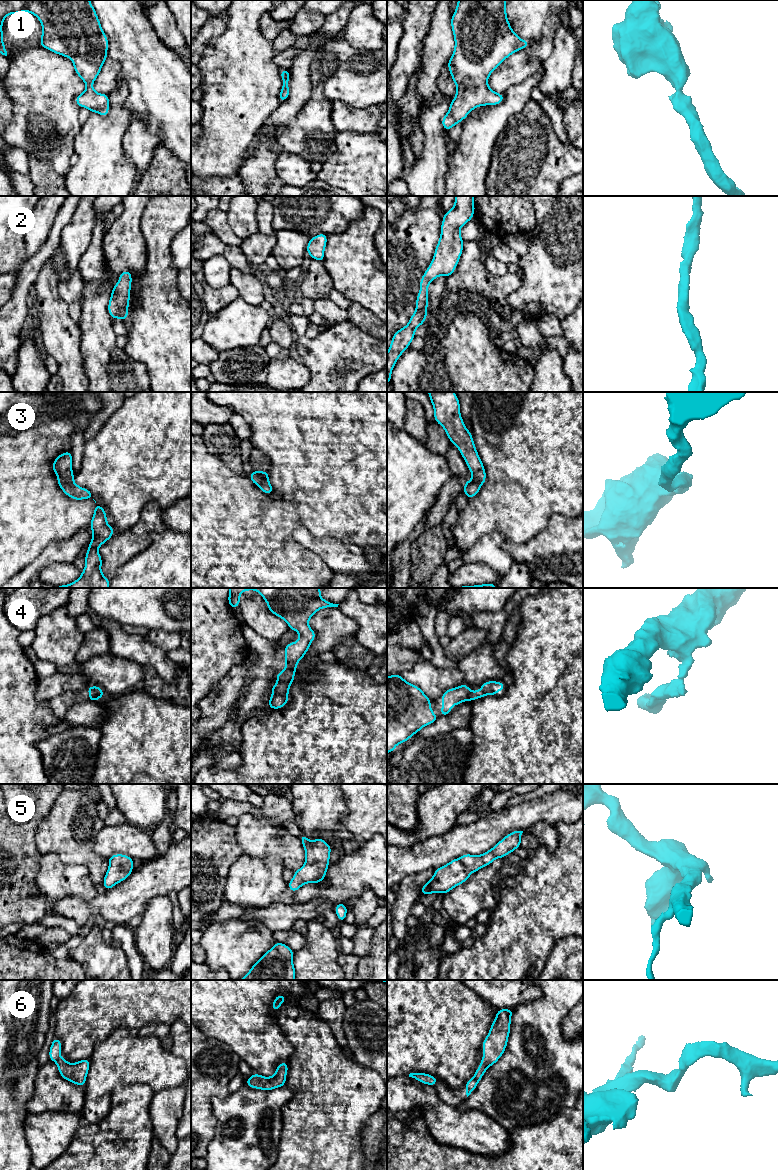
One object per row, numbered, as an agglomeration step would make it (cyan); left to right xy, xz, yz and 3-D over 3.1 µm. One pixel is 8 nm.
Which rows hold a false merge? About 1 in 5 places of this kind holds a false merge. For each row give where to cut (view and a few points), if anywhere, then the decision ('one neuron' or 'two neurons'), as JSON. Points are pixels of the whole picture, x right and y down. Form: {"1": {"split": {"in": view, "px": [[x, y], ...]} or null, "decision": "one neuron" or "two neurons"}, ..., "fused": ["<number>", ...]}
{"1": {"split": null, "decision": "one neuron"}, "2": {"split": null, "decision": "one neuron"}, "3": {"split": null, "decision": "one neuron"}, "4": {"split": {"in": "xz", "px": [[295, 669], [285, 670]]}, "decision": "two neurons"}, "5": {"split": null, "decision": "one neuron"}, "6": {"split": null, "decision": "one neuron"}, "fused": ["4"]}

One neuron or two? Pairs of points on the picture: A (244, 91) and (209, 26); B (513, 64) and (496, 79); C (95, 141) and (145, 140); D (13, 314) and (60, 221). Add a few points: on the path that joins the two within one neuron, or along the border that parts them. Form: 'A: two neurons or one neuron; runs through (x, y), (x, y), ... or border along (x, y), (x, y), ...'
A: two neurons; border along (226, 15), (224, 30), (209, 42), (201, 55)
B: one neuron; runs through (510, 69), (501, 78)
C: two neurons; border along (131, 118), (122, 140), (124, 156), (130, 162)
D: one neuron; runs through (21, 291), (30, 268), (52, 244)

